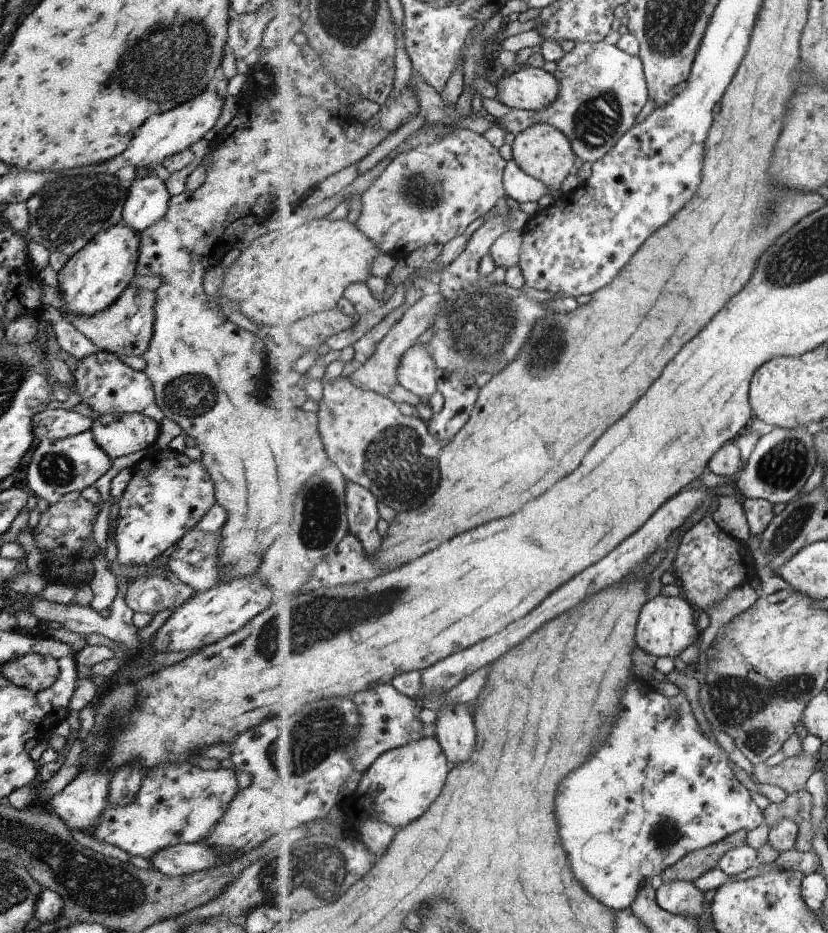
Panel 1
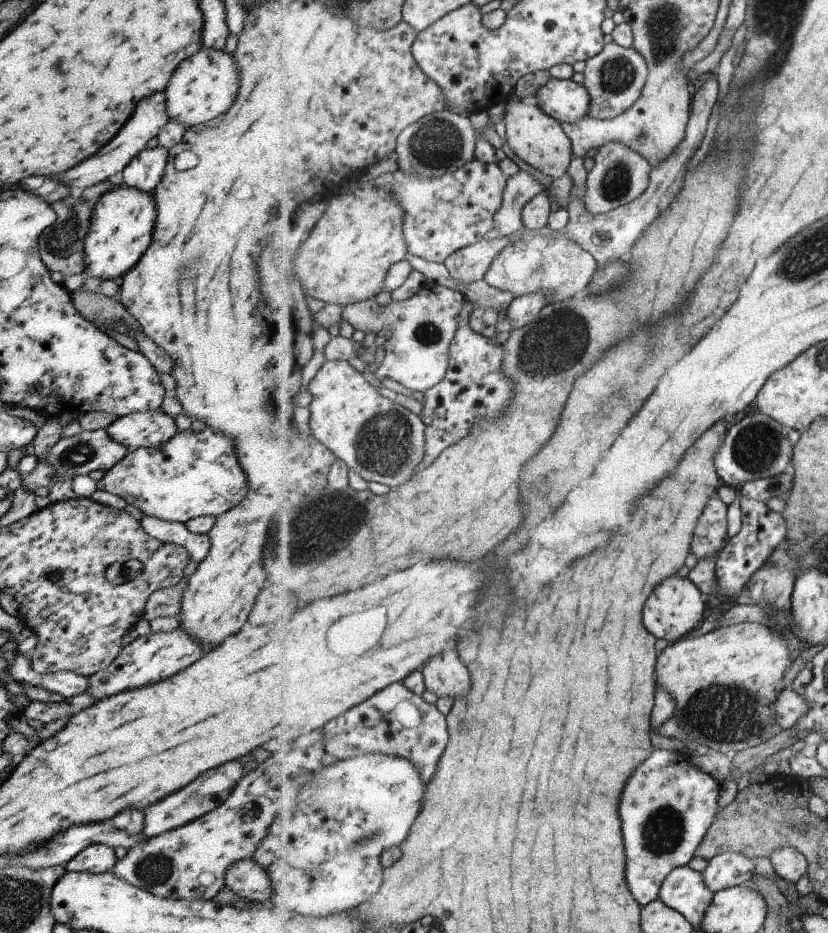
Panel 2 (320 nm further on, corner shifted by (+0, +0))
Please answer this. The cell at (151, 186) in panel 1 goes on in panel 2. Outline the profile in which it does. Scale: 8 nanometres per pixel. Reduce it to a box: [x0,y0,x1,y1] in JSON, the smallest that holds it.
[121,147,168,194]

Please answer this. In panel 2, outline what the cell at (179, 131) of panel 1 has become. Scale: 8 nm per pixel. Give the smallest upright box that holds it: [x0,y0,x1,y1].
[164,47,240,128]

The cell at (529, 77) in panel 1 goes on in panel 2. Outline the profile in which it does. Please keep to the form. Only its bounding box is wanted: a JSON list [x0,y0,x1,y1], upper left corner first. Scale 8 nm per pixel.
[535,78,590,122]

